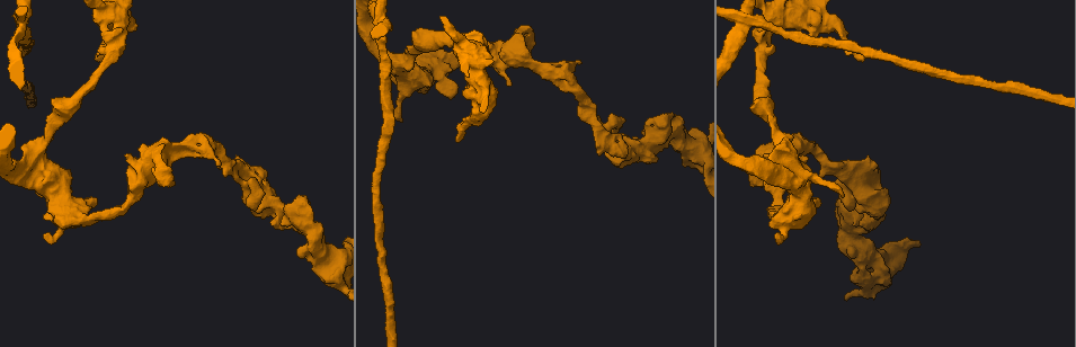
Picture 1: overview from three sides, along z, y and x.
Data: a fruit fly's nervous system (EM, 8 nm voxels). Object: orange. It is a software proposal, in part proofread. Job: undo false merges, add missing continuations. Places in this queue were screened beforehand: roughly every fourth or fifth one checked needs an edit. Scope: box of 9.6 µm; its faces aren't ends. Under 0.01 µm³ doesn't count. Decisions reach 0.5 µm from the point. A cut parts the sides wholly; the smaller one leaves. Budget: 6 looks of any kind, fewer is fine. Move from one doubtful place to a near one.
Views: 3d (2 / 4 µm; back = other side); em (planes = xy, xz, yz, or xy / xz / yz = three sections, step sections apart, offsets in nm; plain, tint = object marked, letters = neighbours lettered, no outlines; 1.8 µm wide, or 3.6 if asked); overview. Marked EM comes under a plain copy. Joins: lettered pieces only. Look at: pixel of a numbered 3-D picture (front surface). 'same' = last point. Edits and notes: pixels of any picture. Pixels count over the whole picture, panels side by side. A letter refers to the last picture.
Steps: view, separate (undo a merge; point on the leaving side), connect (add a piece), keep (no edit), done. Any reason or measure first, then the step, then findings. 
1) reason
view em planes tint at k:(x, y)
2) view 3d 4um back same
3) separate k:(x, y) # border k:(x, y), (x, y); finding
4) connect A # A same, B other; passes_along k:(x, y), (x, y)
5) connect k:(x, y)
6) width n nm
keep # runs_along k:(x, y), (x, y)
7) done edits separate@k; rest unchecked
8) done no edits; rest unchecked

abrupt turn
view em 3.6um planes letters at 1:(337, 262)

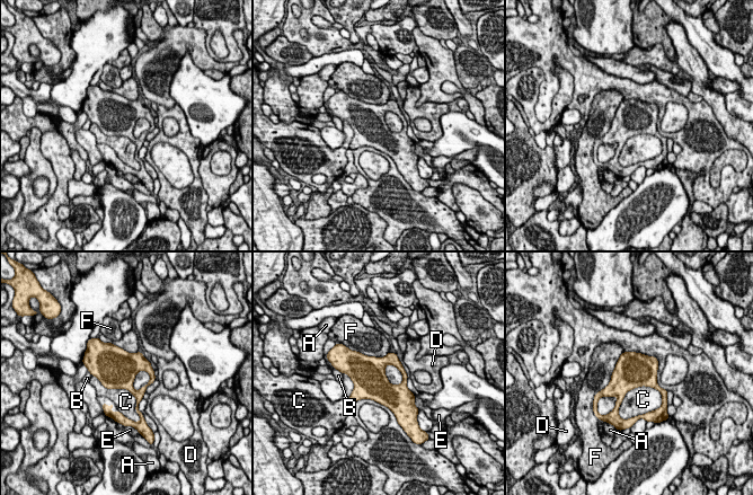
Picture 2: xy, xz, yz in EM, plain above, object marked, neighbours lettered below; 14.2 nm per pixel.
longest_contact F 750 nm
keep # A other, B other, C other, D other, E other, F other; border 2:(662, 395), (635, 387), (618, 414); continuous, no second neuron

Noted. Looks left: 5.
view em planes tint at 1:(23, 21)

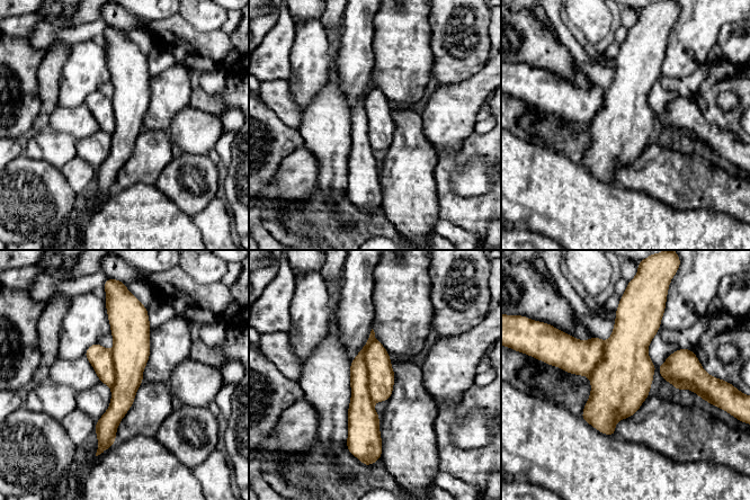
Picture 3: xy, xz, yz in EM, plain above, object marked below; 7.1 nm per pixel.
what lies round it
view em planes letters same

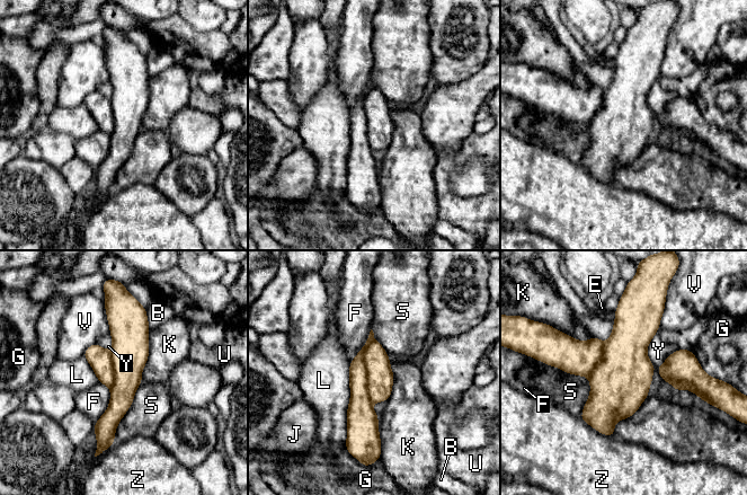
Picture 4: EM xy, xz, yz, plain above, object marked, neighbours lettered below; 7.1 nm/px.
keep # B other, E other, F other, G other, J other, K other, L other, S other, U other, V other, Y other, Z other; border 4:(99, 381), (109, 404), (95, 422); continuous, no second neuron

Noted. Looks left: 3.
sudden change in width
view 3d 4um at 1:(795, 181)

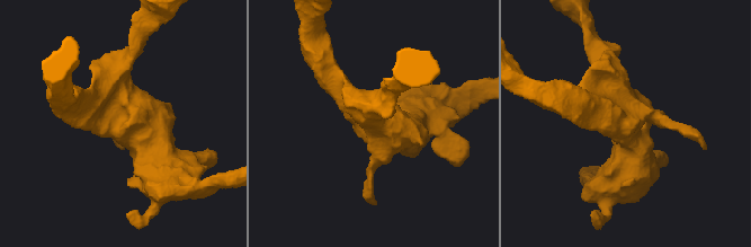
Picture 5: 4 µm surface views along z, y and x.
shape alone is not enough
view em 3.6um xy step 4 tint at 5:(123, 124)

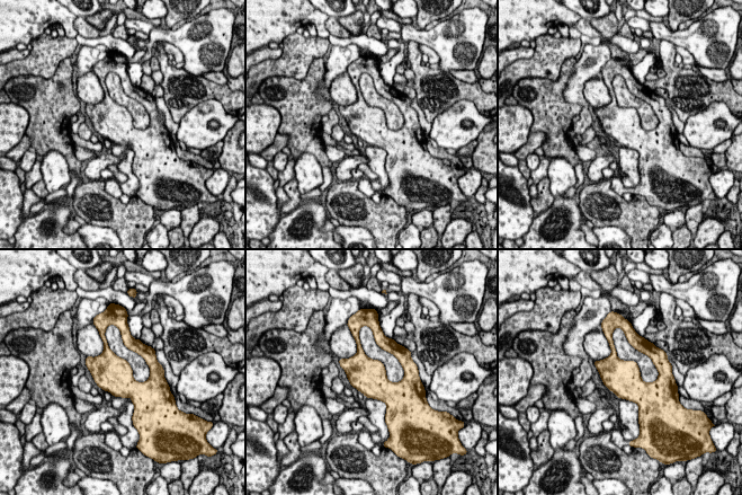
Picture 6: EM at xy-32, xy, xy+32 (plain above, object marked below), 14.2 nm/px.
another direction
view em 3.6um planes letters same

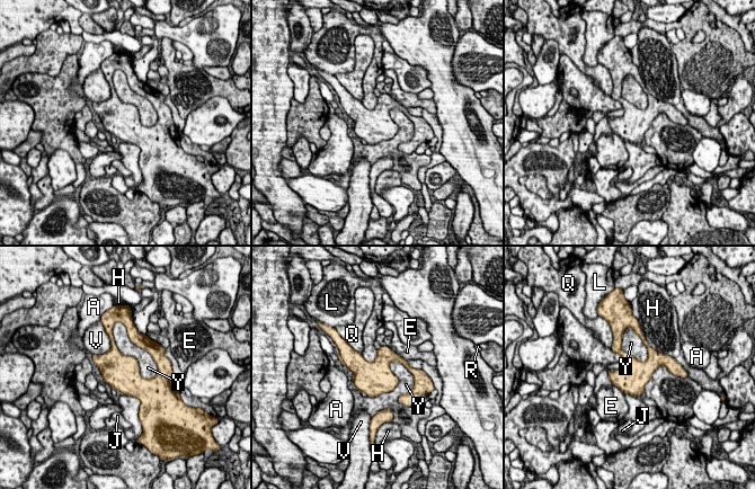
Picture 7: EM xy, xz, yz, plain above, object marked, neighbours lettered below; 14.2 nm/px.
width 420 nm
keep # A other, E other, H other, J other, L other, Q other, R other, V other, Y other; border 7:(379, 349), (373, 361), (361, 354); continuous, no second neuron

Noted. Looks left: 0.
done no edits; rest unchecked

